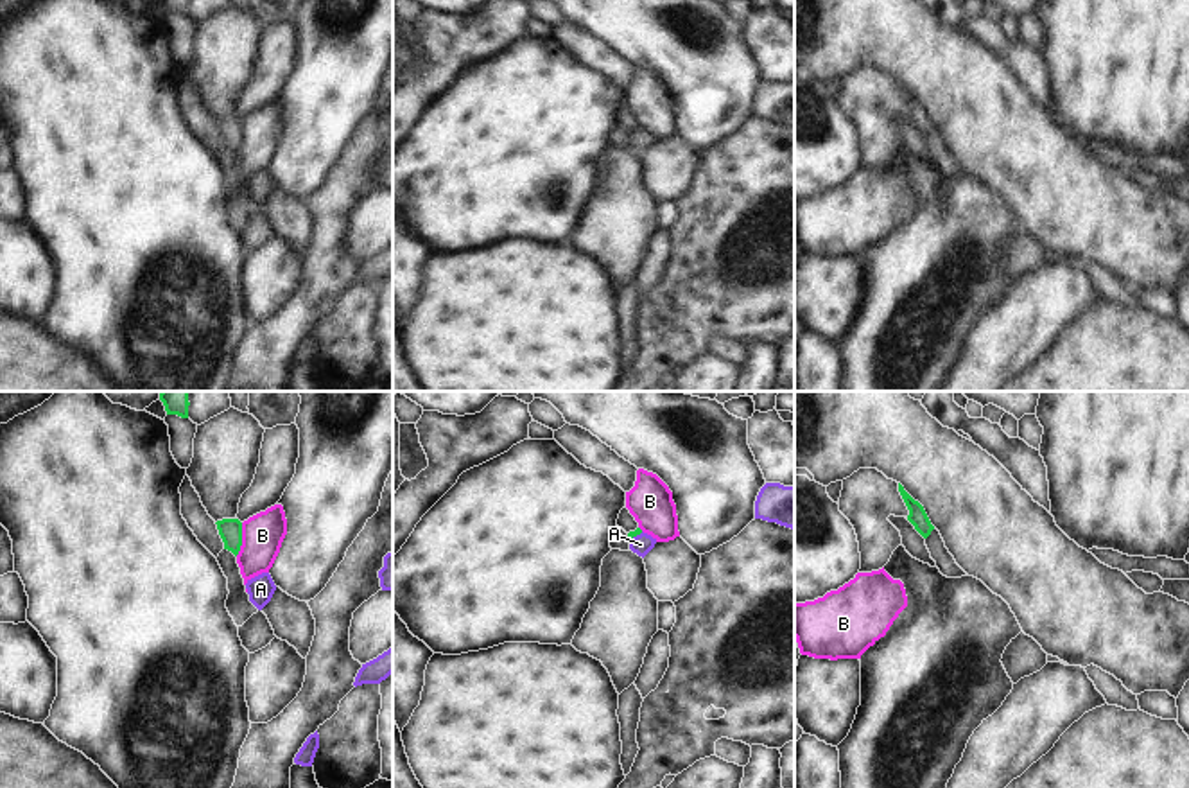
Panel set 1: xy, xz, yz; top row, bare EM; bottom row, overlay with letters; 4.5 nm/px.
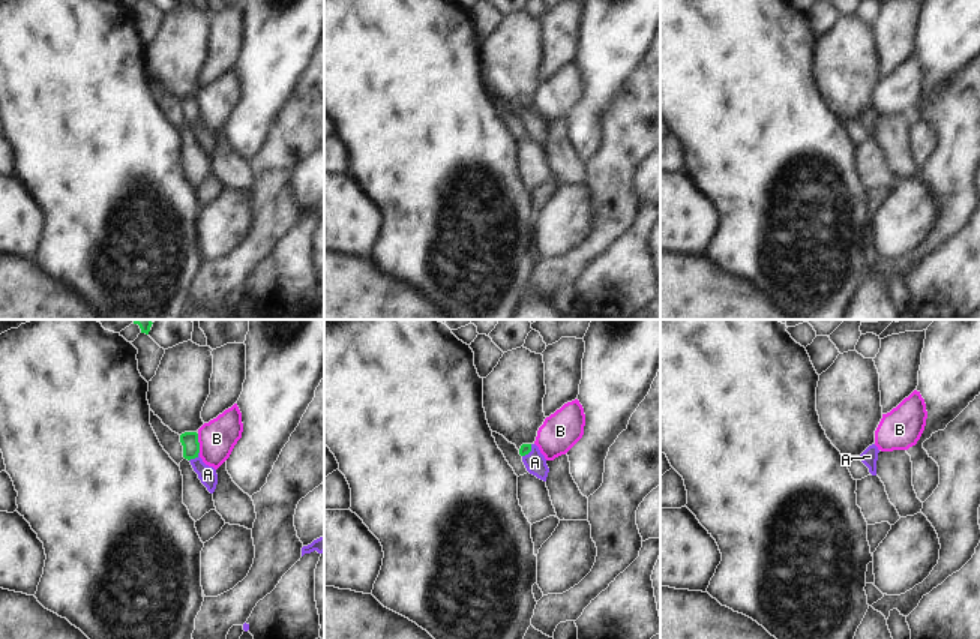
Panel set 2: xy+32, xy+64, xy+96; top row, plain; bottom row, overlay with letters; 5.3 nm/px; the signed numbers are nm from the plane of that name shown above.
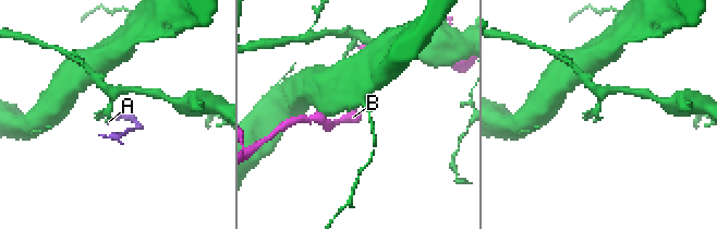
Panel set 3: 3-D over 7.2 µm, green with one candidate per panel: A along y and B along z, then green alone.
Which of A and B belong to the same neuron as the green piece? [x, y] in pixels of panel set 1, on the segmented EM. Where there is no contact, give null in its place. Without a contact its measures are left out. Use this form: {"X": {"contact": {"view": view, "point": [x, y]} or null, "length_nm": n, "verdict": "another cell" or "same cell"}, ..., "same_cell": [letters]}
{"A": {"contact": {"view": "xz", "point": [635, 535]}, "length_nm": 80, "verdict": "same cell"}, "B": {"contact": {"view": "xy", "point": [241, 539]}, "length_nm": 160, "verdict": "another cell"}, "same_cell": ["A"]}

